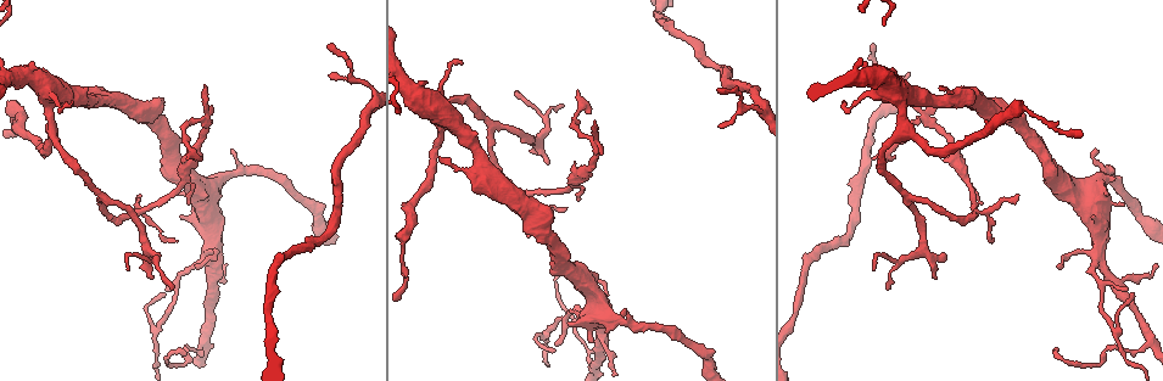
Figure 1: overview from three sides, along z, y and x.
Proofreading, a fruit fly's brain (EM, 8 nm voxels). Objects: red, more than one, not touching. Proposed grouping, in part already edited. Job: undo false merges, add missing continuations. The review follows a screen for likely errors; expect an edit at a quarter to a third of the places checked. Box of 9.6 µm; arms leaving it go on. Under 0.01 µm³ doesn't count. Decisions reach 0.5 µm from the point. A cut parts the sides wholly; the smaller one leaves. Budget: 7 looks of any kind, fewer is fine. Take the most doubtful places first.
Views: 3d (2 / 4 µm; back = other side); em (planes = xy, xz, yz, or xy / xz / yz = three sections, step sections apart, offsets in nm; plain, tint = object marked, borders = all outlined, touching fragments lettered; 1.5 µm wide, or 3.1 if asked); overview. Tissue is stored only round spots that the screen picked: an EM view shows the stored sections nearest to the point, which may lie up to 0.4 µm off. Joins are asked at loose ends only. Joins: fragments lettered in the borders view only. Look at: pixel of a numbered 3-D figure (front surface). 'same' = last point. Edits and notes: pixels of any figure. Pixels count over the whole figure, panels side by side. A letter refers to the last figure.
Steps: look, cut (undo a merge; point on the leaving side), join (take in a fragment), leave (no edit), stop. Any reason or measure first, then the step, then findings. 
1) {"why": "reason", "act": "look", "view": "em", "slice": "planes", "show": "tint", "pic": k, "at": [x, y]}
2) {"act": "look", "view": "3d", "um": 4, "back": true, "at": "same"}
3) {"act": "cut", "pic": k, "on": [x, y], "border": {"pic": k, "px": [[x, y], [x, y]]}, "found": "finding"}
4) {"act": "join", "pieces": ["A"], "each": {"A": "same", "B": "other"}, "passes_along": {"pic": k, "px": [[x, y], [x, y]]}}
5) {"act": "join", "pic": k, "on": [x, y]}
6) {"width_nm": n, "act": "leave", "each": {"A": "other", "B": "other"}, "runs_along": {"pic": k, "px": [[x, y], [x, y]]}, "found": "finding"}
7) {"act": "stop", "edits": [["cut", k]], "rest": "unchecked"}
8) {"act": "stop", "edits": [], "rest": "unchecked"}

{"why": "tapers out", "act": "look", "view": "em", "slice": "planes", "show": "borders", "pic": 1, "at": [563, 207]}

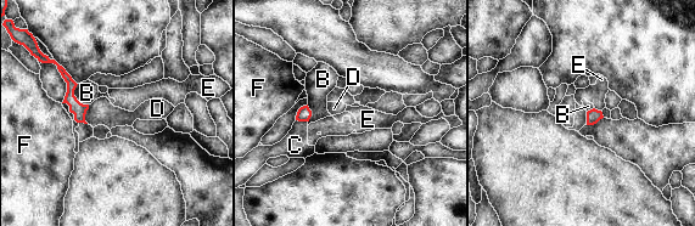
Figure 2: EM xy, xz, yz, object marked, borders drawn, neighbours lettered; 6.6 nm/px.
{"width_nm": 90, "act": "leave", "each": {"B": "other", "C": "other", "D": "other", "E": "other", "F": "other"}, "found": "none of them fits"}

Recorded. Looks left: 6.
{"why": "three-way junction", "act": "look", "view": "3d", "um": 4, "back": true, "pic": 1, "at": [1140, 350]}

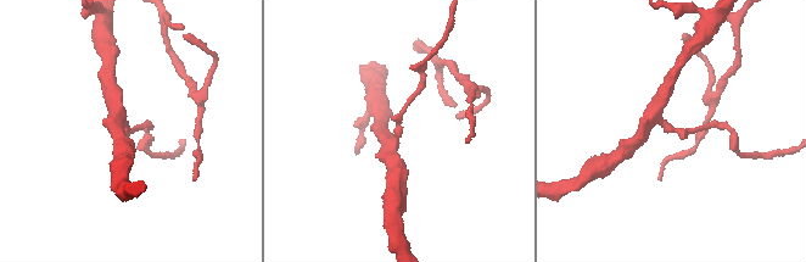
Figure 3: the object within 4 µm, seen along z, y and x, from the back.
{"arms": 3, "act": "look", "view": "em", "slice": "planes", "show": "borders", "pic": 3, "at": [396, 126]}

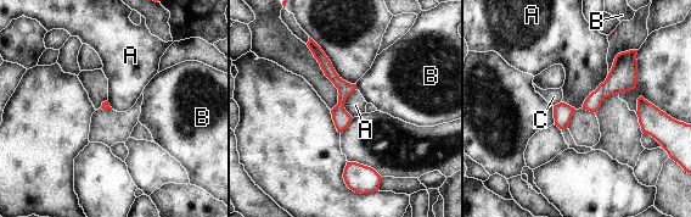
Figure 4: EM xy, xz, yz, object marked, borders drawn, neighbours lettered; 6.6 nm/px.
{"act": "leave", "each": {"A": "other", "B": "other", "C": "other"}, "found": "continuous, no second neuron"}

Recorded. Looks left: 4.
{"why": "an open end", "act": "look", "view": "3d", "um": 2, "pic": 1, "at": [330, 75]}

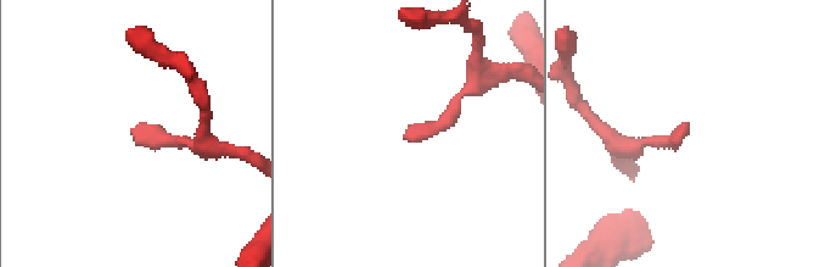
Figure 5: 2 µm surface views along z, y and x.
{"act": "look", "view": "em", "slice": "planes", "show": "borders", "pic": 5, "at": [412, 139]}

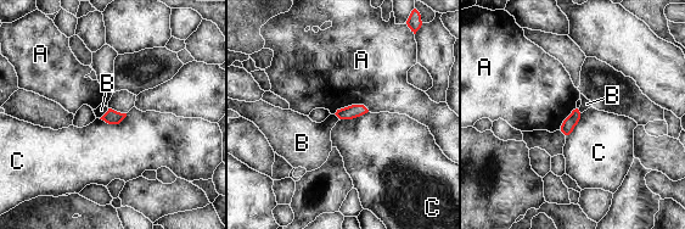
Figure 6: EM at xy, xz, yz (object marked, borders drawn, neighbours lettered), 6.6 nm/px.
{"act": "leave", "each": {"A": "other", "B": "other", "C": "other"}, "border": {"pic": 6, "px": [[127, 113], [118, 123], [99, 118]]}, "found": "no lettered fragment goes on from it"}

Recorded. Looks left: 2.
{"act": "stop", "edits": [], "rest": "unchecked"}

